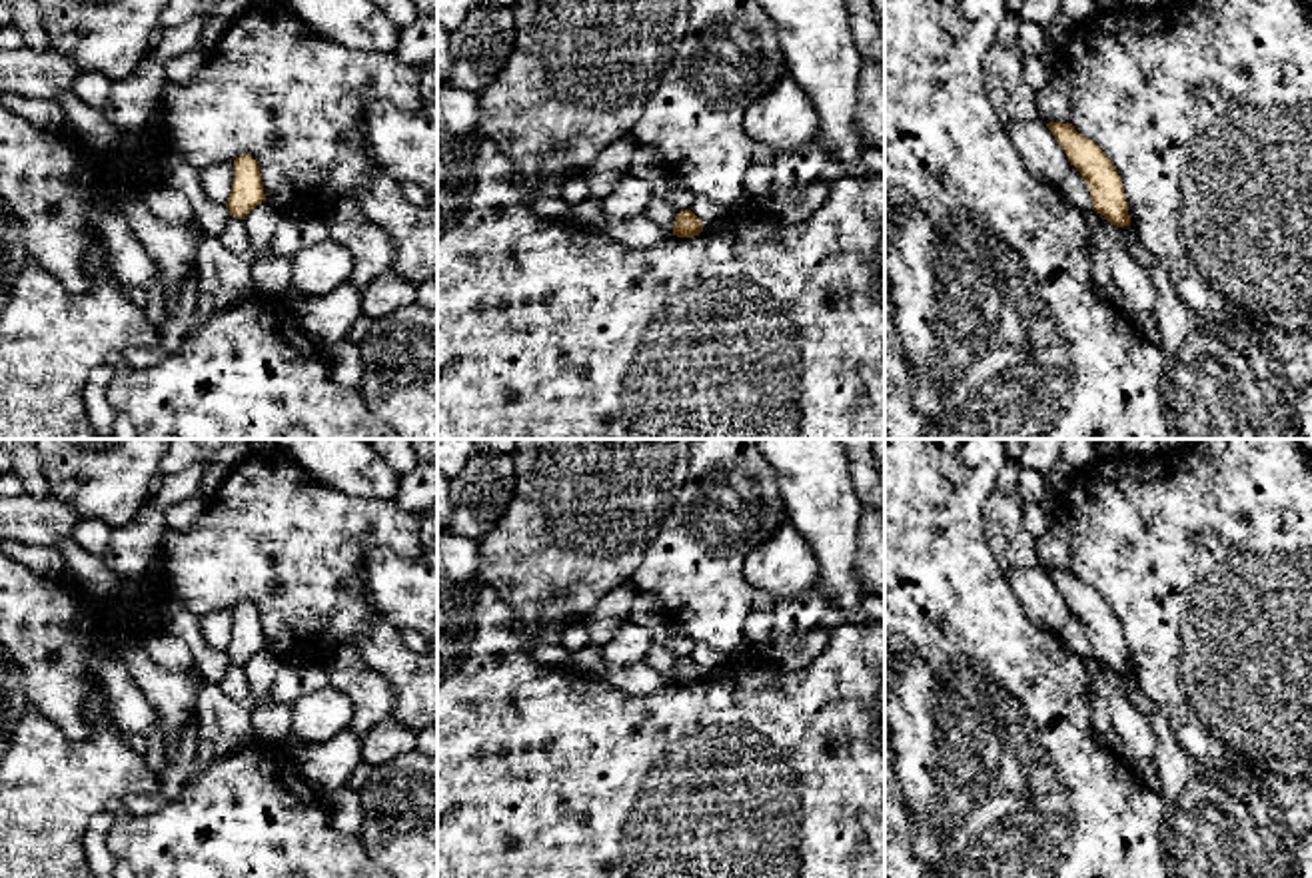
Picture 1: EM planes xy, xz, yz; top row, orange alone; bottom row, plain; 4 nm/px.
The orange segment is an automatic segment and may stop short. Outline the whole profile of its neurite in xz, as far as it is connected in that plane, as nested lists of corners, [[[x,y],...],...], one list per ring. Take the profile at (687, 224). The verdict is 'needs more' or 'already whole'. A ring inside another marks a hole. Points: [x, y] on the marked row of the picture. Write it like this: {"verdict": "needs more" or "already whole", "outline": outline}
{"verdict": "already whole", "outline": [[[679,212],[673,225],[673,235],[677,237],[693,237],[703,231],[701,220],[691,212]]]}

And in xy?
{"verdict": "already whole", "outline": [[[244,154],[234,160],[234,184],[226,208],[232,218],[244,220],[256,206],[266,202],[258,162]]]}

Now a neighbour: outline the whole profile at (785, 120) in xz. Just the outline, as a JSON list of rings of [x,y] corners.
[[[785,74],[765,96],[753,100],[743,130],[751,142],[765,144],[775,158],[815,146],[819,116],[805,90]]]

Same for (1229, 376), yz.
[[[1132,225],[1120,227],[1120,235],[1158,295],[1152,313],[1166,357],[1162,399],[1170,439],[1296,439],[1298,399],[1312,383],[1312,333],[1288,333],[1236,309],[1220,315],[1192,311]]]

